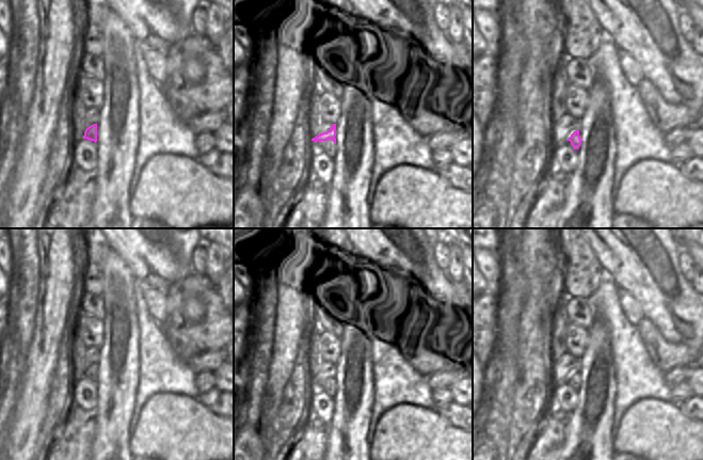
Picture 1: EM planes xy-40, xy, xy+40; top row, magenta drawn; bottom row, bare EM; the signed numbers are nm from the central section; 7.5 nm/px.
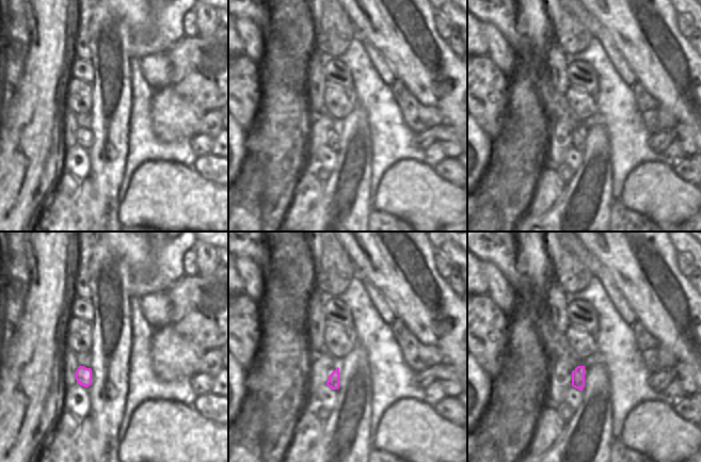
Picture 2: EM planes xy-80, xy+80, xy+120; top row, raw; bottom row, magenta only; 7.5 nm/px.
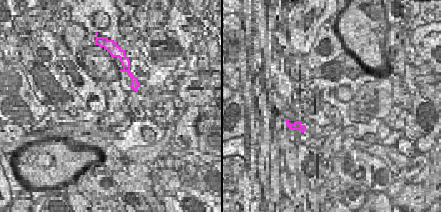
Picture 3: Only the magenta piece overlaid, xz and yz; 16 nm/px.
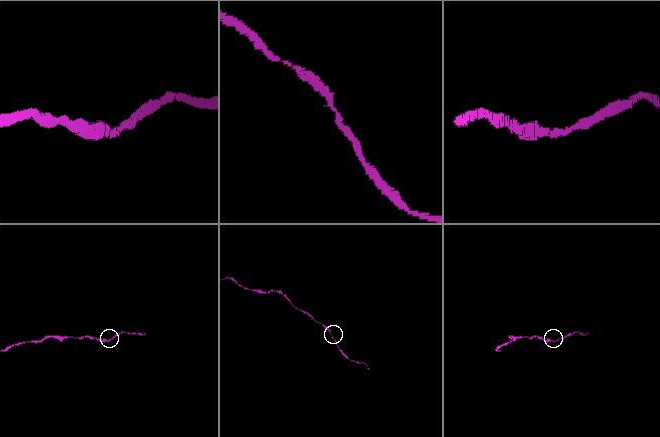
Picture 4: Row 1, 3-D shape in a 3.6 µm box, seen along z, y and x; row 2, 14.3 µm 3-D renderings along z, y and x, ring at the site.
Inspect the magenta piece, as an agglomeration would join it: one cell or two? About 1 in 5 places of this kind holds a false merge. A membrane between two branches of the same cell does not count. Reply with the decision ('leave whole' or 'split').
leave whole

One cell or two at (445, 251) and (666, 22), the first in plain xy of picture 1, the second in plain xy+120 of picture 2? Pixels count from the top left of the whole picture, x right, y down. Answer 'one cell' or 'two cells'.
two cells

